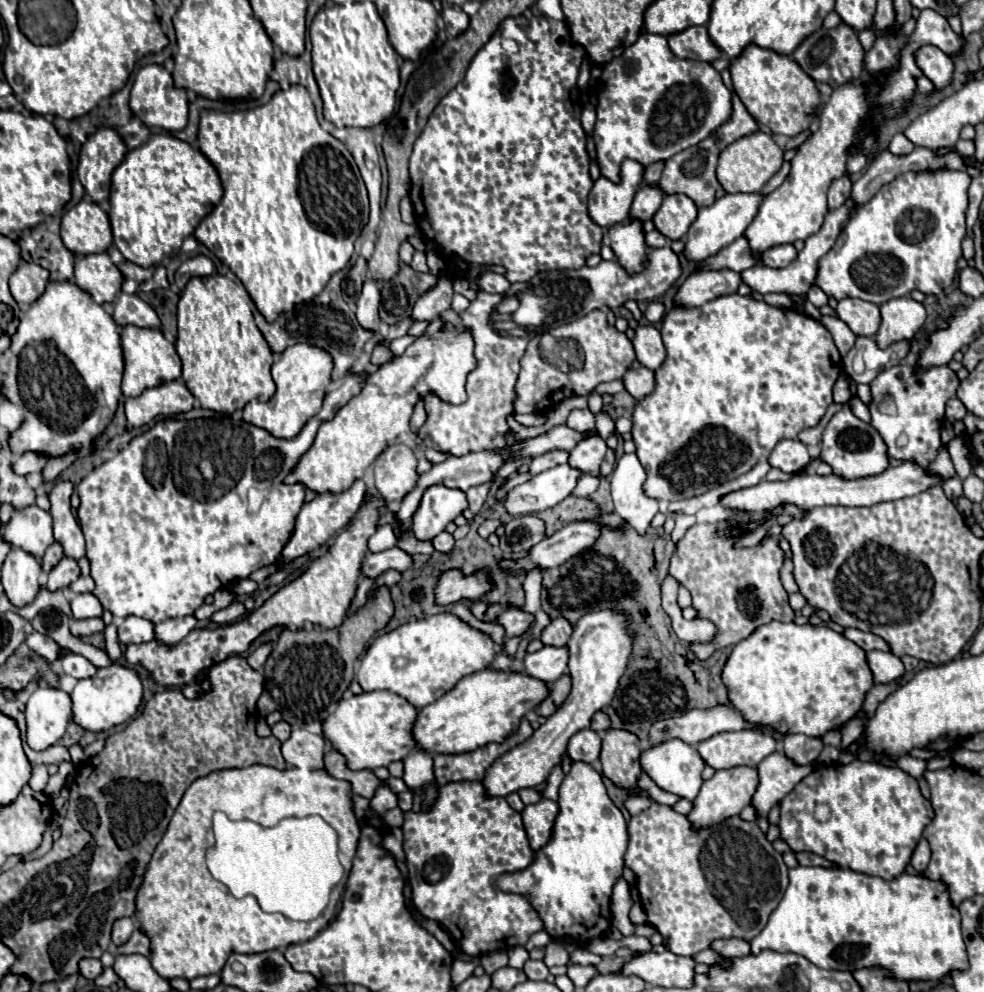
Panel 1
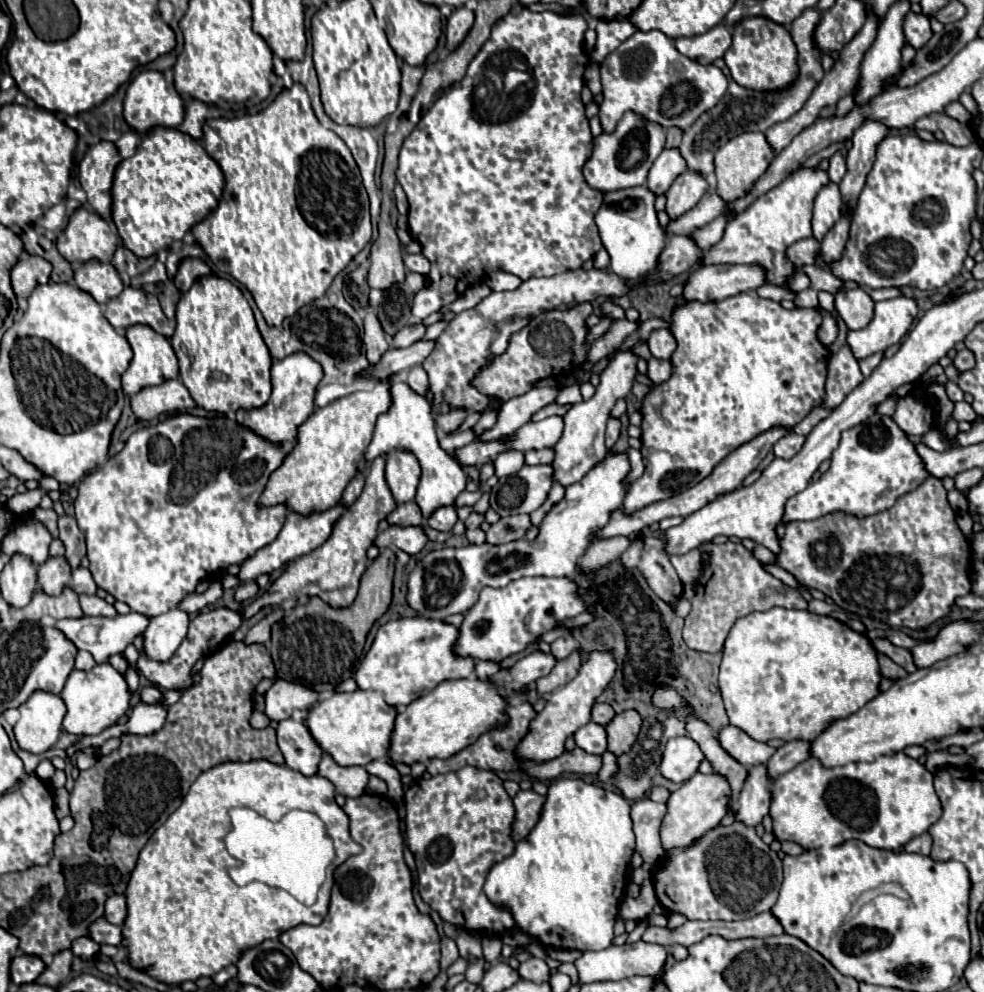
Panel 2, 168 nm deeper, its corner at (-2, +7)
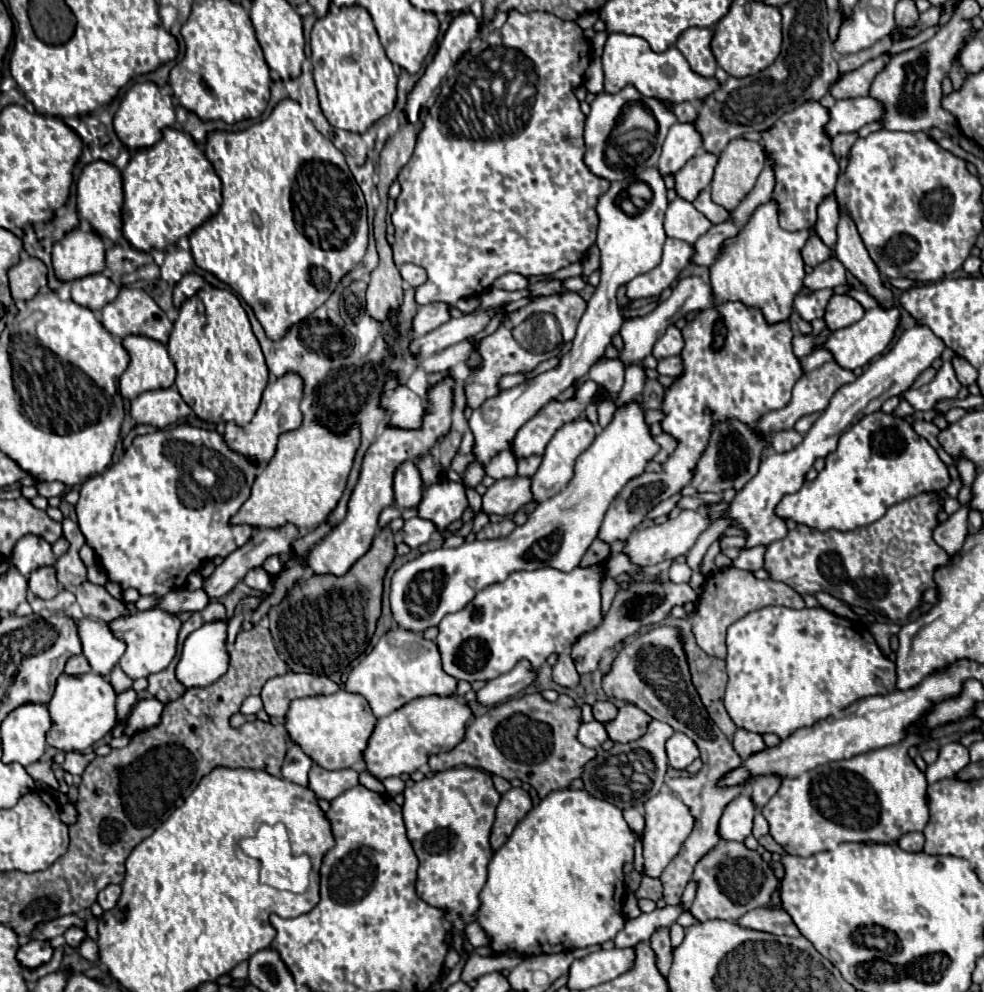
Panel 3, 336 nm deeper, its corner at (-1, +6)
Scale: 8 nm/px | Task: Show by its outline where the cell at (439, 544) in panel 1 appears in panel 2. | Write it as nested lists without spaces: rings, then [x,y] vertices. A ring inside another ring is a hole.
[[[450,505],[446,509],[438,509],[438,513],[434,513],[434,517],[428,519],[428,525],[436,531],[444,531],[444,533],[450,533],[454,523],[456,523],[456,509]]]

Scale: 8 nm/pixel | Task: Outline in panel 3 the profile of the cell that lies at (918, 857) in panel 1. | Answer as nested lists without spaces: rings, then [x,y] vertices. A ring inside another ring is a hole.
[[[909,832],[909,834],[903,834],[897,842],[905,852],[921,852],[923,850],[923,844],[925,844],[925,838],[921,832]]]

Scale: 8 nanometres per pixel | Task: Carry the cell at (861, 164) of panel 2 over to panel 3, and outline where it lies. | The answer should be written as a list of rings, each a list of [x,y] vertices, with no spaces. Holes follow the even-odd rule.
[[[841,214],[837,234],[839,240],[835,246],[835,256],[839,258],[839,262],[865,286],[867,294],[871,294],[881,308],[893,308],[895,306],[893,292],[883,284],[881,272],[871,260],[867,248],[861,242],[861,236],[857,234],[853,220],[847,214]]]

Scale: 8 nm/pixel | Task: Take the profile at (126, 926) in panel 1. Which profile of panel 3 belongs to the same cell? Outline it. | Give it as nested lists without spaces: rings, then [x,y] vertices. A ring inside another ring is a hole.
[[[109,884],[105,886],[99,896],[97,896],[97,902],[101,904],[103,910],[111,910],[115,904],[117,904],[117,898],[121,896],[121,886],[119,884]]]

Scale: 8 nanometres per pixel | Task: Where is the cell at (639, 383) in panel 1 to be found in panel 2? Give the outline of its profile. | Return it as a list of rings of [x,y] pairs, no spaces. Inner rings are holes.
[[[648,359],[648,379],[658,385],[658,383],[664,383],[668,377],[670,377],[670,371],[672,371],[672,365],[668,361],[660,361],[660,359]]]

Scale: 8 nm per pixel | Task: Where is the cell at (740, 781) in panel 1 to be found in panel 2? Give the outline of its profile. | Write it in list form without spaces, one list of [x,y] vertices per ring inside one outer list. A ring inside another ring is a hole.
[[[696,773],[690,781],[686,781],[680,789],[670,793],[668,797],[668,813],[662,819],[662,829],[660,829],[662,847],[670,849],[670,845],[688,845],[690,841],[706,833],[706,829],[718,825],[730,811],[730,801],[732,801],[730,795],[732,795],[730,781],[724,775]]]

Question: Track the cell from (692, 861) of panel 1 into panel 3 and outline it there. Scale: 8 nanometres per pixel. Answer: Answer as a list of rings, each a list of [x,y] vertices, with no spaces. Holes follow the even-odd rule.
[[[721,840],[707,856],[699,860],[693,872],[693,880],[699,880],[699,888],[689,912],[699,922],[711,918],[735,922],[749,910],[767,906],[773,886],[777,884],[773,872],[769,870],[769,864],[763,862],[755,850],[745,848],[743,842],[725,842],[725,840]]]

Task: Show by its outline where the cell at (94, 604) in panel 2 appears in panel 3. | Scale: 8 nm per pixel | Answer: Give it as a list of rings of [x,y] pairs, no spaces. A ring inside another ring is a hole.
[[[83,582],[75,588],[77,604],[81,606],[83,614],[87,618],[99,618],[105,622],[111,622],[113,618],[127,612],[127,608],[115,600],[103,586],[97,586],[93,582]]]

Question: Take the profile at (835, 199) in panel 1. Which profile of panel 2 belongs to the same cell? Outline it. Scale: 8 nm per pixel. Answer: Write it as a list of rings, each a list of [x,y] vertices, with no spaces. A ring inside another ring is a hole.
[[[838,151],[830,157],[830,167],[828,167],[828,177],[832,183],[840,183],[842,177],[846,175],[846,151]]]

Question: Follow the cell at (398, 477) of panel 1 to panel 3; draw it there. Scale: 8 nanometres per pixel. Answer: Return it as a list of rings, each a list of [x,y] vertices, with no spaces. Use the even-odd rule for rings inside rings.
[[[403,462],[395,474],[395,504],[415,508],[423,498],[423,480],[413,462]]]

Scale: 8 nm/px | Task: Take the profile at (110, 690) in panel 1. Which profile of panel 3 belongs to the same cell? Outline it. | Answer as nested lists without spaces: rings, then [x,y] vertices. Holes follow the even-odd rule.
[[[93,672],[81,674],[81,676],[61,674],[57,678],[53,698],[47,704],[49,716],[53,720],[47,732],[47,744],[63,752],[87,750],[117,724],[115,700],[117,700],[117,694],[113,692],[111,684],[105,678],[101,678],[101,674],[93,674]]]

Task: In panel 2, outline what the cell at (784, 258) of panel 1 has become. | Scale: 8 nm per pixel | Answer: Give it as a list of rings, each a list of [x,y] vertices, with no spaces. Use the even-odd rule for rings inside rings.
[[[808,237],[808,239],[800,239],[796,243],[792,243],[786,251],[788,259],[796,265],[796,267],[802,267],[802,265],[812,265],[814,263],[814,249],[818,249],[818,241],[814,237]]]

